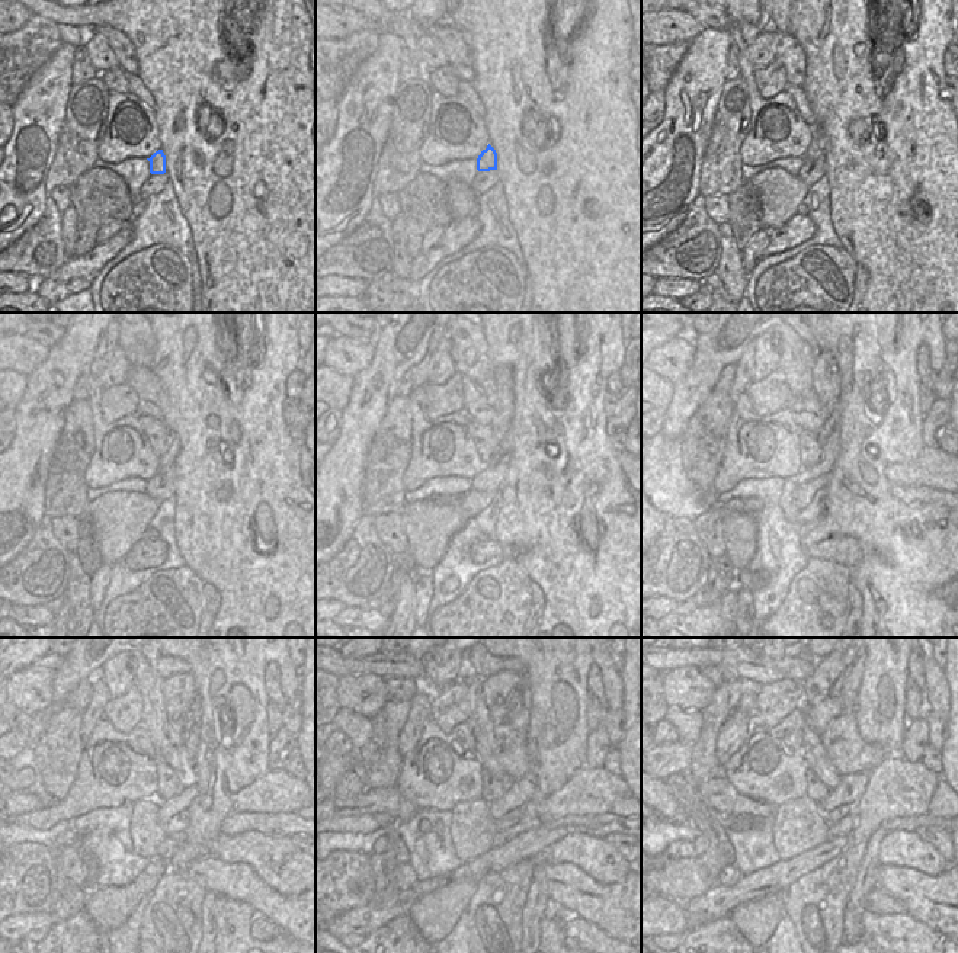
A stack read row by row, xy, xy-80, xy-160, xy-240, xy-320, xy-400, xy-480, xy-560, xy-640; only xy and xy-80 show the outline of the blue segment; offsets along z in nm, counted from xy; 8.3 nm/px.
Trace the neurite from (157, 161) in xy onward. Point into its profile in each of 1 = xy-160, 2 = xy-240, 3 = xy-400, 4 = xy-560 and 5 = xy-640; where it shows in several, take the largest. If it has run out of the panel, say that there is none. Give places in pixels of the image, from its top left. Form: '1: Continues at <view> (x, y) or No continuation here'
1: Continues at xy-160 (816, 148)
2: Continues at xy-240 (167, 459)
3: Continues at xy-400 (826, 374)
4: Continues at xy-560 (496, 689)
5: Continues at xy-640 (827, 670)

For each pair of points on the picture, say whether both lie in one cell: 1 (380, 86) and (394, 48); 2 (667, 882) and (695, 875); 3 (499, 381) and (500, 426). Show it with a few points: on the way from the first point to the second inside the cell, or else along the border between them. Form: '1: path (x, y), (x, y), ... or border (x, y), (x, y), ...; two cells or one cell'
1: path (380, 77), (381, 66), (387, 57); one cell
2: path (675, 879), (688, 878); one cell
3: path (505, 392), (505, 414); one cell

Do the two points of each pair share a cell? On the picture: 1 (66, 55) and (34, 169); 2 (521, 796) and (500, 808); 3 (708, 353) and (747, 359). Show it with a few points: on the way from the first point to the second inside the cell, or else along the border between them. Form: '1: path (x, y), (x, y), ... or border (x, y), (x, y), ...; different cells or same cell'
1: path (51, 83), (38, 112), (34, 141); same cell
2: path (516, 796), (505, 804); same cell
3: border (753, 340), (736, 363); different cells

